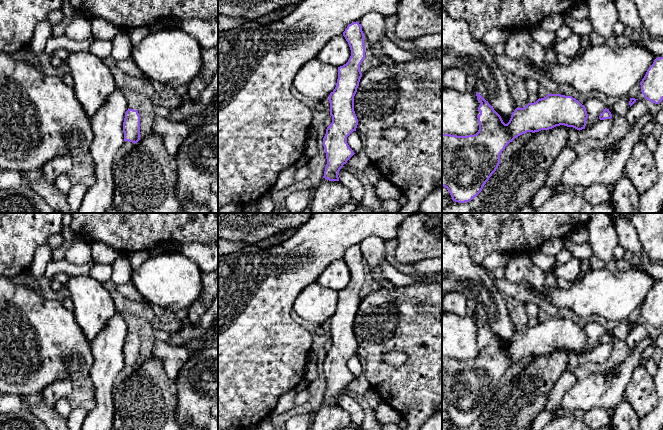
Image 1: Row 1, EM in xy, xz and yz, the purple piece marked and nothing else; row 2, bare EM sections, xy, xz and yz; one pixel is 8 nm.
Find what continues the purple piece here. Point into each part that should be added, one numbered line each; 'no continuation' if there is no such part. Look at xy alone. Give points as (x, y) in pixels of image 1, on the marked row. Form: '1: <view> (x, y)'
no continuation

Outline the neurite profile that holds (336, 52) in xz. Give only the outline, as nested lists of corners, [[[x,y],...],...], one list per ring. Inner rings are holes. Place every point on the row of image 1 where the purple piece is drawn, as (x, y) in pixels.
[[[343,35],[333,37],[317,54],[317,59],[325,64],[340,67],[346,64],[351,56],[348,42]]]

